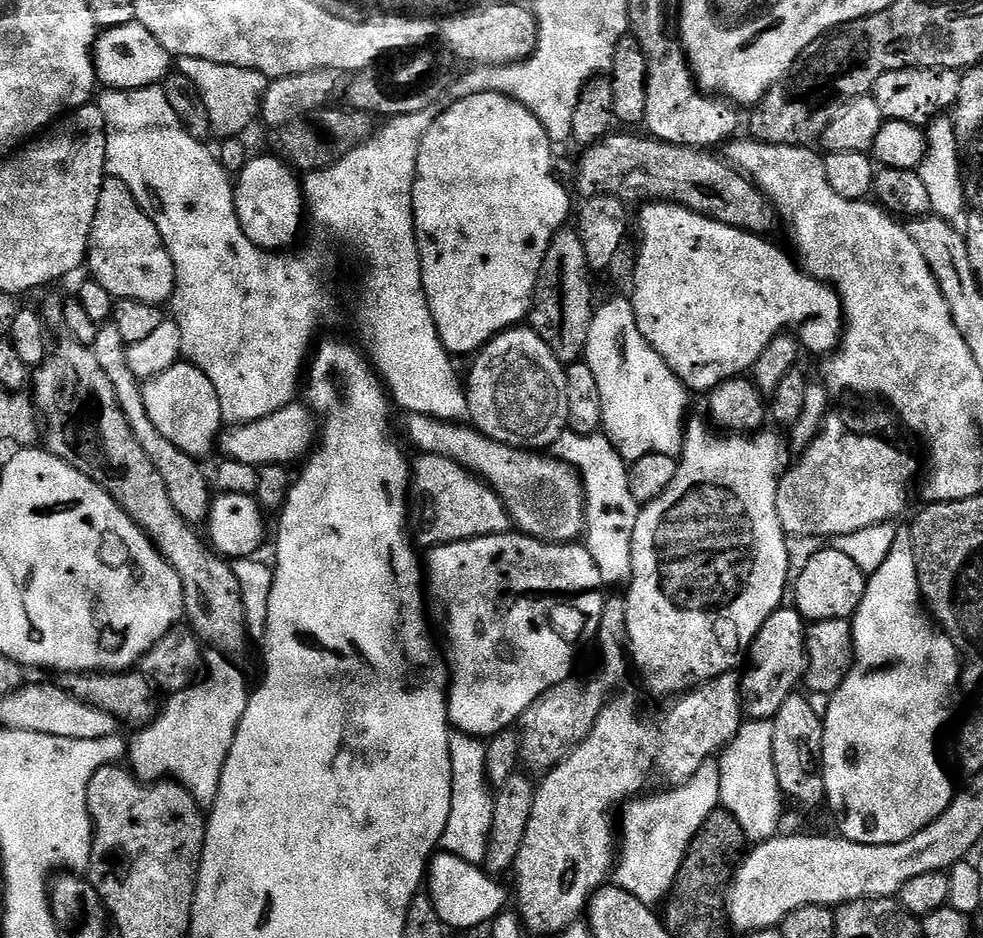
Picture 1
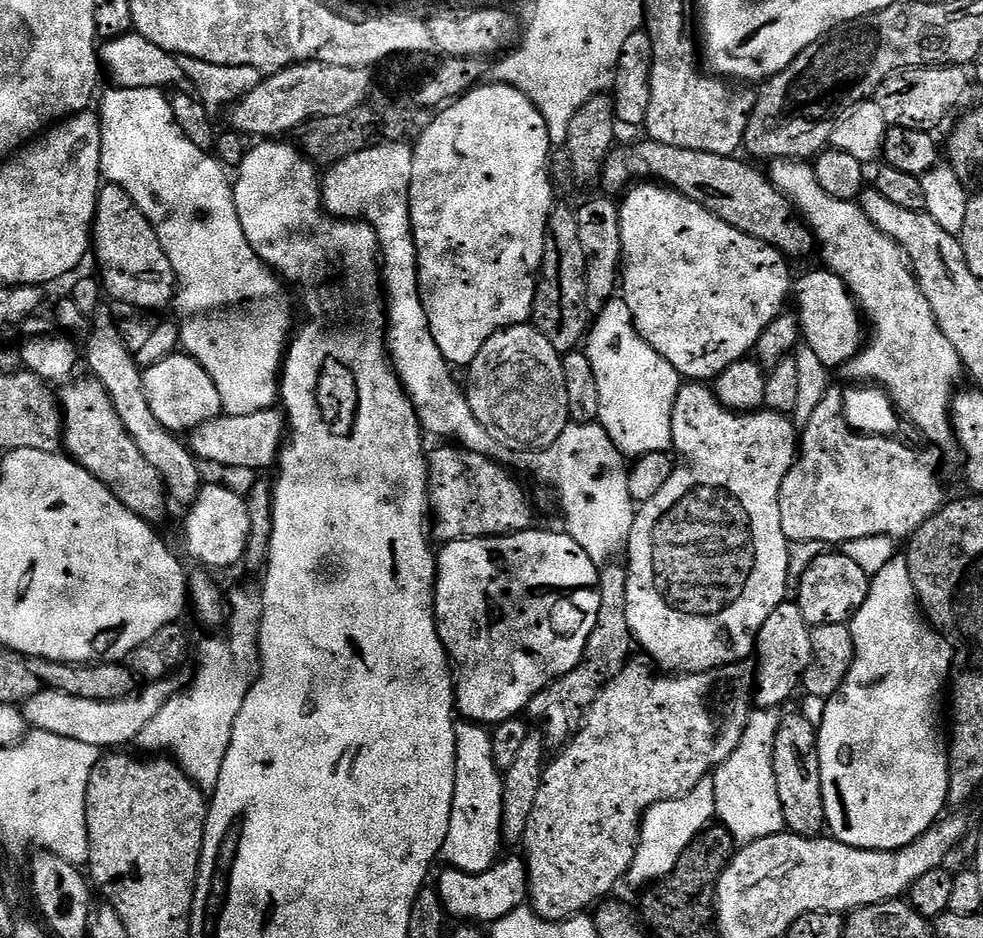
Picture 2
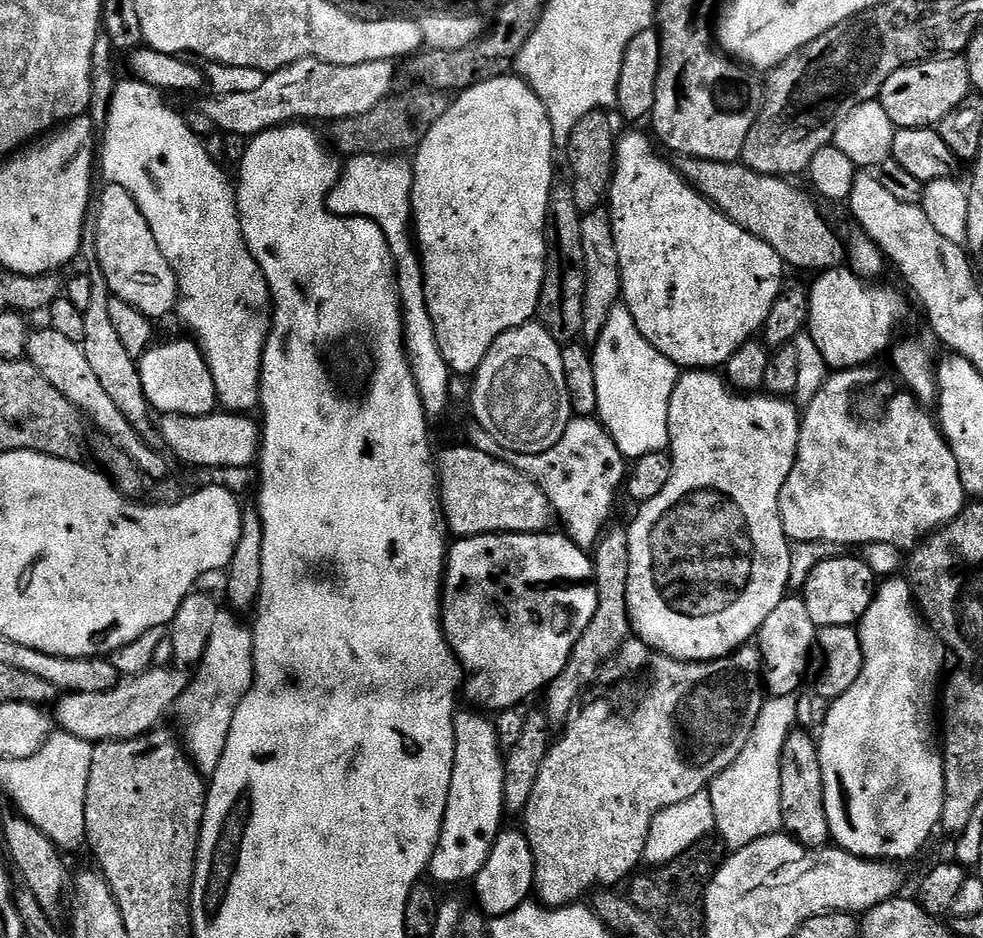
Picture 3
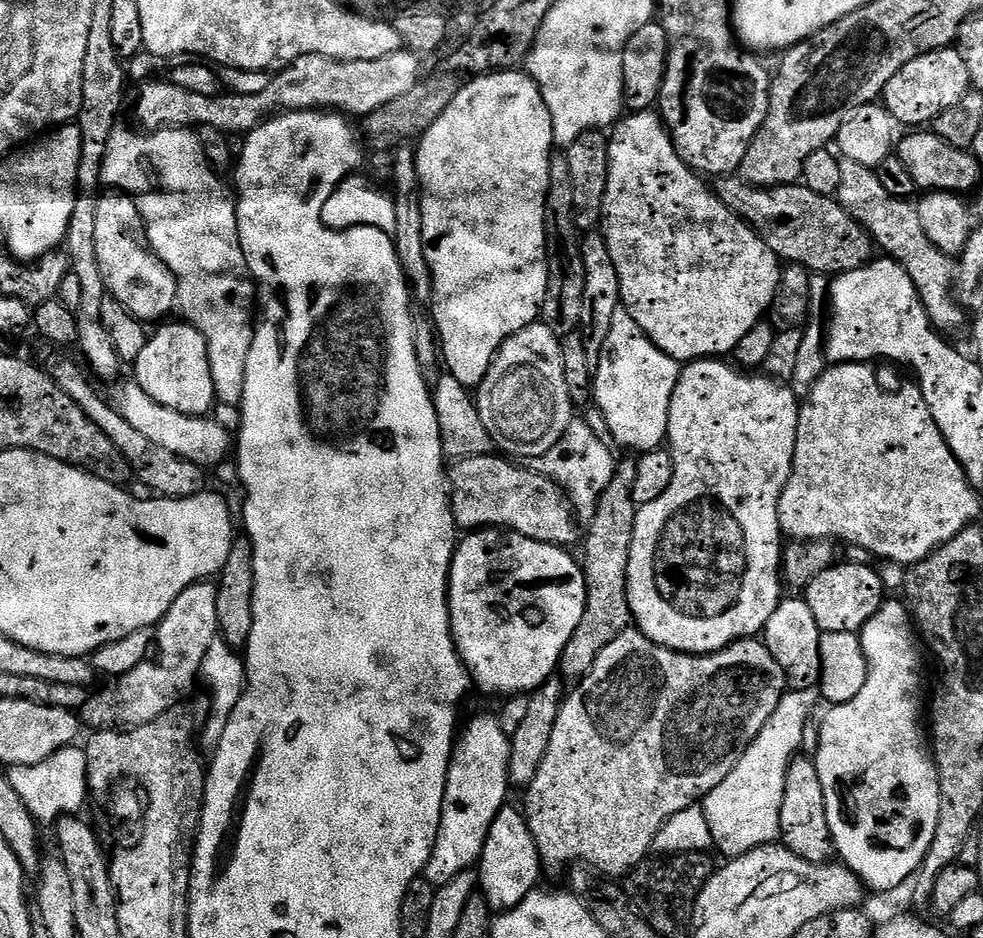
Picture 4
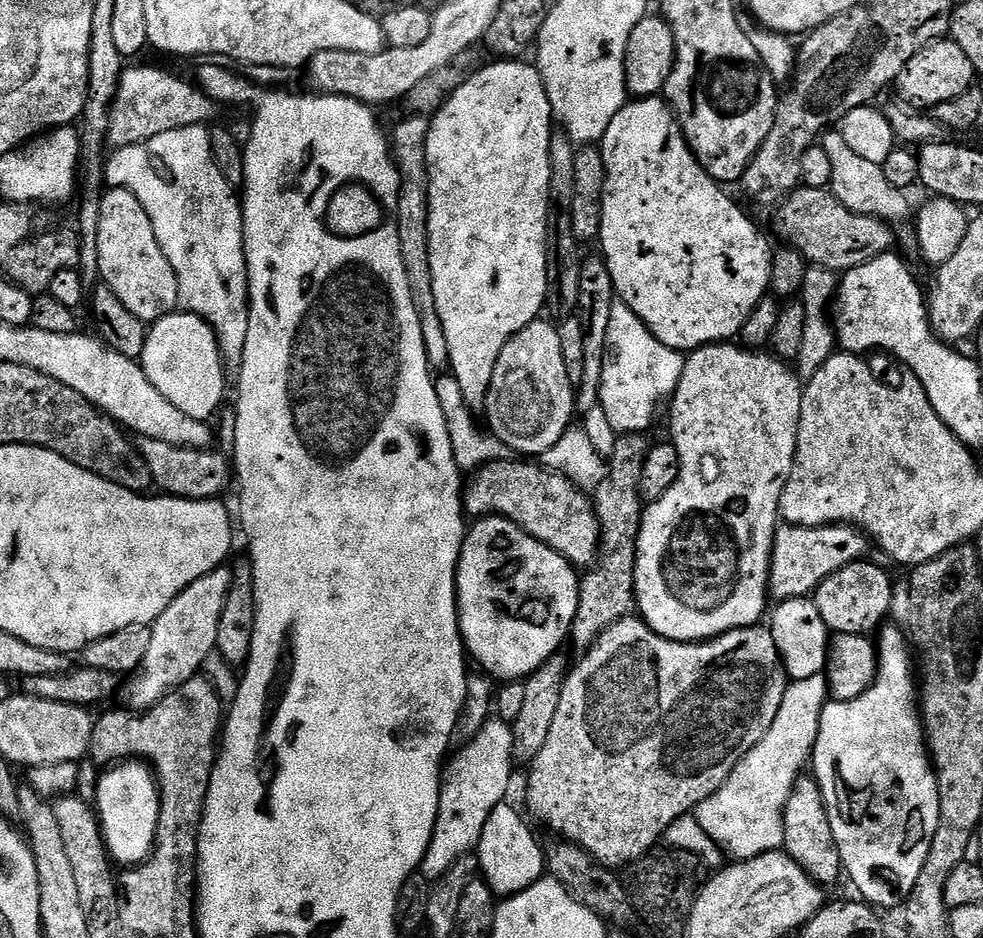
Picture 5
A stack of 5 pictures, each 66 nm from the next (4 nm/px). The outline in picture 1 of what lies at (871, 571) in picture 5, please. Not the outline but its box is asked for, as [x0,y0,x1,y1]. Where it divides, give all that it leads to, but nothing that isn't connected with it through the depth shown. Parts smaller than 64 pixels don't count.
[794,546,866,621]

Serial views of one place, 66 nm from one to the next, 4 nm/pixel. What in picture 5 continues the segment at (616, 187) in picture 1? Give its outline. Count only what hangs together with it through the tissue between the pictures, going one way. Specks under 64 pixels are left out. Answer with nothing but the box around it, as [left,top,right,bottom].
[772,187,893,274]

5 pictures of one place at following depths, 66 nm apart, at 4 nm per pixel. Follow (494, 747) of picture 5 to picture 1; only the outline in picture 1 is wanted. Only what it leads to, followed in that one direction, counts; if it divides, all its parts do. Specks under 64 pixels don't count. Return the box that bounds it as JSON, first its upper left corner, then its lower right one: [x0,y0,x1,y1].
[442,730,494,866]

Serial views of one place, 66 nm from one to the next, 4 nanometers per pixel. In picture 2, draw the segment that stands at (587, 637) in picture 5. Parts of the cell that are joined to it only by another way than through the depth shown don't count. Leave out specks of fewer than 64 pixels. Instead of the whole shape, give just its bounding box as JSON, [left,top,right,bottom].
[526,562,634,746]

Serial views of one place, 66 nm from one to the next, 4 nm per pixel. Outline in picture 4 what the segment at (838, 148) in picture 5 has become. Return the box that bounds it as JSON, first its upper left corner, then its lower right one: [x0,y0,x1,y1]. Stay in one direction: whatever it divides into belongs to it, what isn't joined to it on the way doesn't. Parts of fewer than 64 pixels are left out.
[835,159,965,329]

